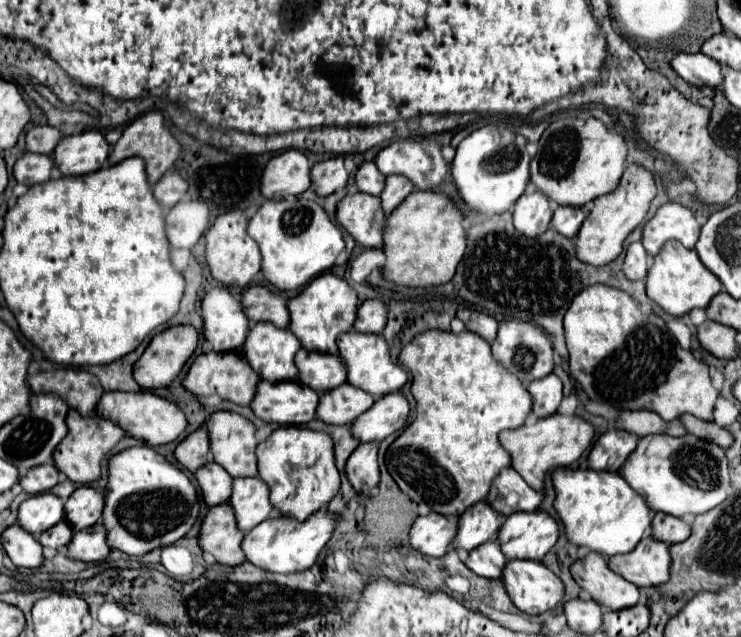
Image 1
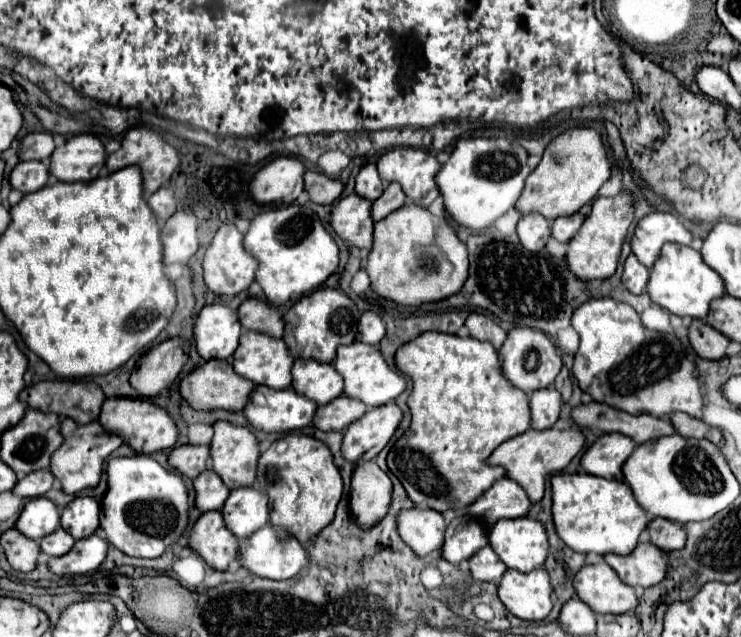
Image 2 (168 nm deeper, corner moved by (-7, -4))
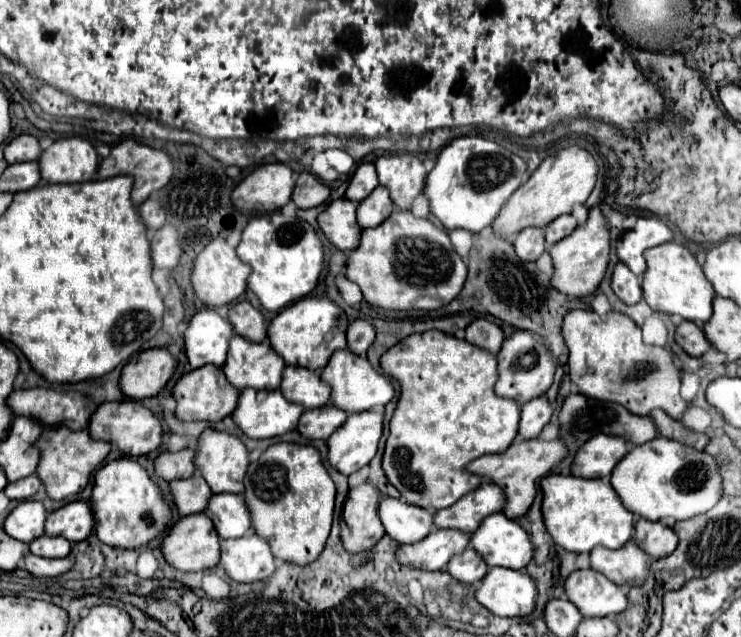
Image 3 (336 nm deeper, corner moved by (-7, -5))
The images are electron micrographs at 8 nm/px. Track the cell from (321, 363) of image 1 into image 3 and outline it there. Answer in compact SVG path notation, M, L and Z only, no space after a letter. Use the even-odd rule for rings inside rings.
M285 367L281 391L289 401L295 401L305 409L323 407L331 401L331 387L321 379L319 371L305 367Z

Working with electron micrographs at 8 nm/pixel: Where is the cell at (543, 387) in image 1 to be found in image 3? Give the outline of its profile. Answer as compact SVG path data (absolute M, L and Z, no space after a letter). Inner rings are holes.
M545 395L535 397L535 401L527 401L527 405L521 407L521 423L519 423L519 433L525 439L535 439L541 429L549 423L553 415L553 407Z

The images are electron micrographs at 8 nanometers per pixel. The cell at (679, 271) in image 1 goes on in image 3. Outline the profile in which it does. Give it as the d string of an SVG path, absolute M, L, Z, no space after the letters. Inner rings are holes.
M669 241L659 247L647 249L645 259L647 259L647 271L643 279L643 299L649 303L651 309L669 315L681 315L683 319L695 323L705 323L711 317L713 313L711 303L715 297L715 289L707 281L695 255L687 247Z

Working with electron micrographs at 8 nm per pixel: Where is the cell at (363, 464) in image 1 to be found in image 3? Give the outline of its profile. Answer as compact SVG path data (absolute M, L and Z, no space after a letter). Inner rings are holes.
M361 483L353 487L347 495L343 507L343 521L347 531L341 533L343 547L351 553L371 549L383 535L385 529L379 521L379 501L383 493L377 485Z

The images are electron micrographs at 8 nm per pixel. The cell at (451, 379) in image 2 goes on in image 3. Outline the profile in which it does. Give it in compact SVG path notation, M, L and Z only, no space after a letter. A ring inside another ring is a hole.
M443 331L415 333L393 345L381 357L383 371L401 383L401 397L393 419L389 423L389 437L385 443L383 469L387 479L399 489L401 497L423 509L445 509L481 485L481 477L469 473L465 467L473 459L487 453L501 453L517 437L521 407L517 401L495 397L497 357L471 345L469 341L455 339Z

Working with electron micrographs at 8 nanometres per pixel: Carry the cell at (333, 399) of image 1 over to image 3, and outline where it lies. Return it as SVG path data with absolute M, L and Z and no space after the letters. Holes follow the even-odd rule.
M325 405L319 409L307 409L303 417L299 419L299 433L307 439L327 439L343 421L347 419L347 413L337 409L335 405Z

